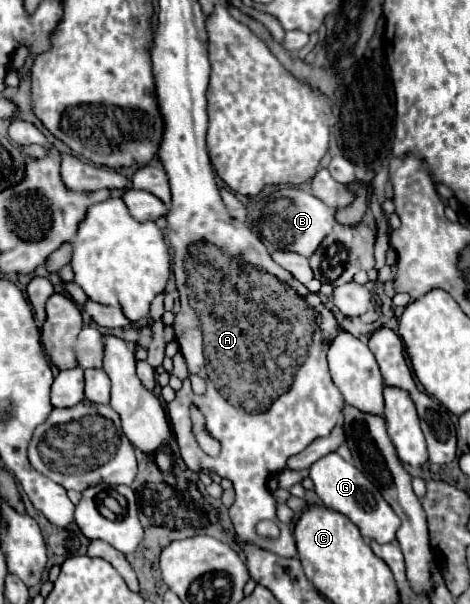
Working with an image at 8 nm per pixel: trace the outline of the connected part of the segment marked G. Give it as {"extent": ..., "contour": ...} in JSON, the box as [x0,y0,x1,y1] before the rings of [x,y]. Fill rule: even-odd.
{"extent":[309,453,401,543],"contour":[[[329,453],[321,459],[317,459],[309,467],[309,479],[315,485],[315,493],[325,503],[325,507],[331,507],[343,515],[347,515],[361,531],[365,541],[377,541],[377,543],[391,543],[395,539],[395,533],[401,525],[395,511],[387,505],[379,489],[349,461],[339,457],[337,453]]]}

